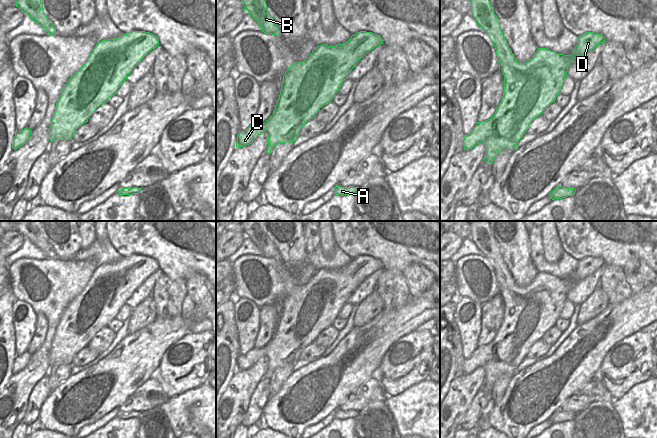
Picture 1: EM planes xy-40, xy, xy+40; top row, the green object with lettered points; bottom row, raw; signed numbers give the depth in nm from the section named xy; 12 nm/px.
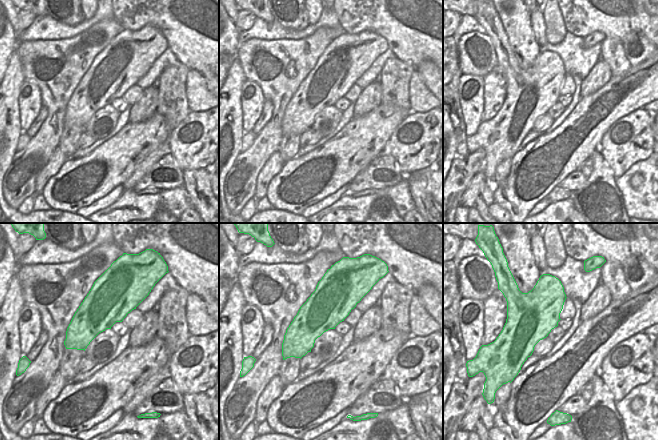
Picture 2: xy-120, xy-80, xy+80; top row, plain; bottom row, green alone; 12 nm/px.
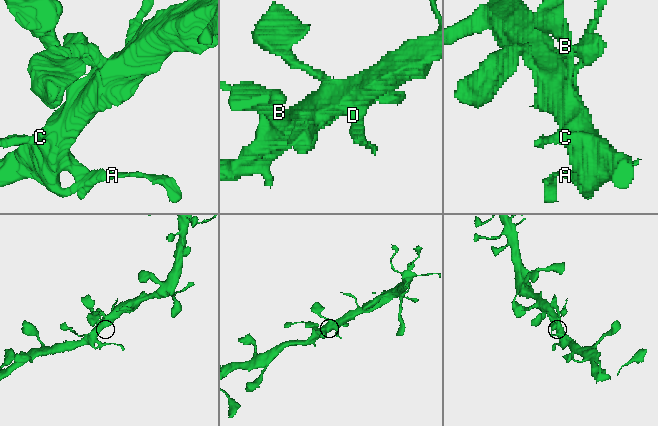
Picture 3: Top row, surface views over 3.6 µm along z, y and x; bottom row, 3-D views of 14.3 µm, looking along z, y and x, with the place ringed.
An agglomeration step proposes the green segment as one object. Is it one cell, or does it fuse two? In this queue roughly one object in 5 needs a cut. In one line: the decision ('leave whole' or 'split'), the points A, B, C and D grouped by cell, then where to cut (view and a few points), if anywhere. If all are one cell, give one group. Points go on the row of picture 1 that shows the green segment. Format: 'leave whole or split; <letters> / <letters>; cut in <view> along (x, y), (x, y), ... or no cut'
leave whole; A B C D; no cut

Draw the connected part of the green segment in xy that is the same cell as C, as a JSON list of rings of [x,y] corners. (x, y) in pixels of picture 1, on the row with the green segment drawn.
[[[360,31],[343,44],[322,44],[306,60],[292,64],[283,76],[273,114],[262,124],[239,131],[236,147],[251,144],[261,134],[268,135],[269,155],[277,144],[293,143],[302,127],[332,101],[359,60],[381,44],[380,35]]]

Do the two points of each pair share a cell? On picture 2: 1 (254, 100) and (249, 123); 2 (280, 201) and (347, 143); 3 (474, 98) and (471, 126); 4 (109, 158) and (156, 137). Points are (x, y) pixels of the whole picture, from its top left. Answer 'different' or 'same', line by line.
1: same
2: same
3: same
4: same

